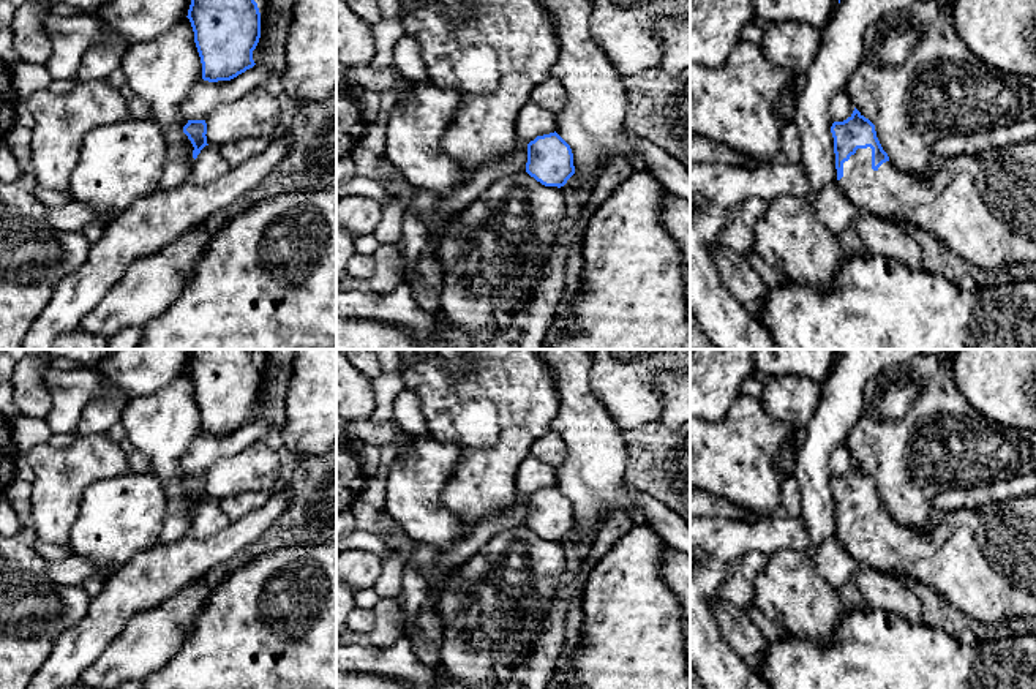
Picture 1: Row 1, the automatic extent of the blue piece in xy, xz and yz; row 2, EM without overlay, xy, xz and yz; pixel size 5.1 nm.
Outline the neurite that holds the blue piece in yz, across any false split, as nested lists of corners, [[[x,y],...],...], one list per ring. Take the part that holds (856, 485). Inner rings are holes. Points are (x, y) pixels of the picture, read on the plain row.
[[[856,461],[846,474],[834,476],[831,487],[837,539],[859,566],[921,582],[985,626],[1036,616],[1036,493],[948,512],[929,533],[916,534],[892,518],[875,479]]]

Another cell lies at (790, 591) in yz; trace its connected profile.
[[[798,550],[768,558],[755,578],[755,605],[788,634],[818,645],[834,640],[843,610],[813,558]]]

